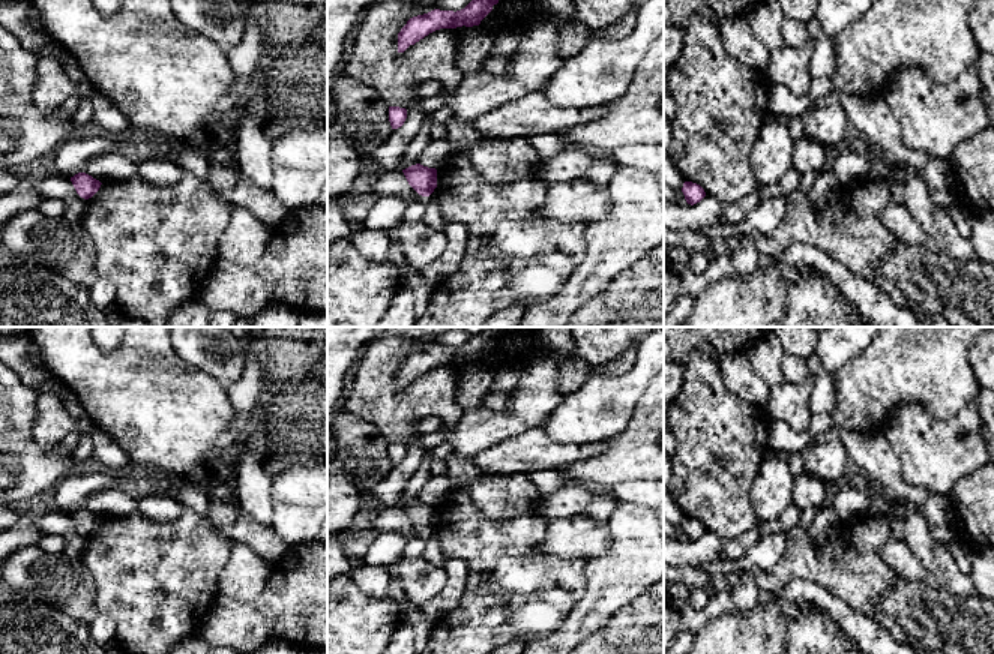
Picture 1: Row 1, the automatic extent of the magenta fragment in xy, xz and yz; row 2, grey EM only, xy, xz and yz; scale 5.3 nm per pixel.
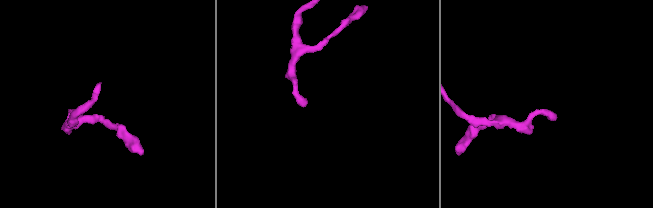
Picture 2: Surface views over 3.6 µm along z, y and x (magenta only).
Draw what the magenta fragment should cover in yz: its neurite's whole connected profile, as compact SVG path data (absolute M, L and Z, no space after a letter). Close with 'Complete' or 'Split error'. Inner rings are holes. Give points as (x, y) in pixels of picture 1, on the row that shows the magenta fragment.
M685 182L682 192L685 195L686 202L691 206L700 202L706 196L704 189L692 182Z. Complete

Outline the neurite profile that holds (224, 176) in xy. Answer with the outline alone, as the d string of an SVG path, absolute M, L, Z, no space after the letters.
M209 153L210 168L207 172L209 184L234 207L249 210L266 226L276 226L290 212L272 190L270 186L261 188L245 177L236 158L230 153Z

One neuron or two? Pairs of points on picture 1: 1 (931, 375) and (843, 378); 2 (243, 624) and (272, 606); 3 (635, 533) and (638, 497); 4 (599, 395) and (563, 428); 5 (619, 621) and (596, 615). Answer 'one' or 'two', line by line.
1: one
2: one
3: two
4: one
5: two

